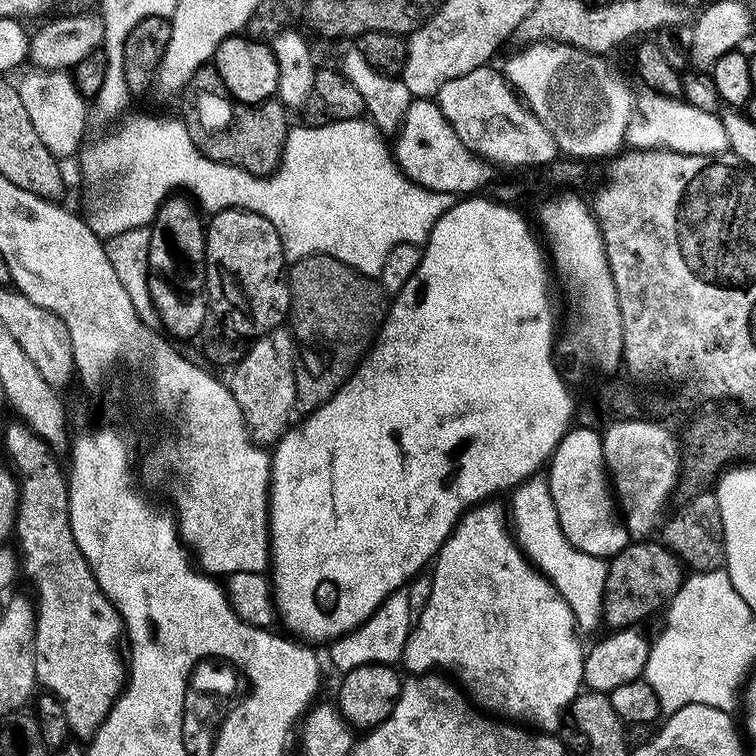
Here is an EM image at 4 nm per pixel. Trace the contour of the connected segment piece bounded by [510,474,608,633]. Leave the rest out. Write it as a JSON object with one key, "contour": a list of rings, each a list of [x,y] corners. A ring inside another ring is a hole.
{"contour":[[[537,474],[522,481],[512,489],[510,499],[510,524],[521,552],[547,576],[558,594],[562,594],[574,614],[577,629],[581,633],[594,631],[602,624],[604,614],[604,587],[608,573],[605,557],[591,556],[570,546],[566,534],[562,534],[558,510],[554,510],[554,498],[550,498],[547,475]]]}

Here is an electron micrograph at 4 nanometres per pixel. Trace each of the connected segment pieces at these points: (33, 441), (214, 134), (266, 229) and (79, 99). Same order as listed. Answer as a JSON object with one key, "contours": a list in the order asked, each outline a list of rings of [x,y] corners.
{"contours":[[[[15,422],[4,432],[4,452],[20,485],[20,501],[16,510],[14,544],[18,549],[19,571],[32,580],[36,612],[33,650],[36,678],[41,689],[58,697],[66,710],[69,733],[77,741],[87,742],[102,726],[112,703],[119,698],[126,683],[126,660],[122,655],[122,621],[116,607],[101,592],[96,575],[86,562],[72,533],[68,513],[68,482],[65,469],[56,461],[53,447],[23,422]]],[[[205,66],[193,74],[179,100],[186,130],[190,130],[190,138],[202,154],[245,168],[255,176],[270,176],[276,171],[290,127],[289,109],[279,99],[265,100],[259,106],[244,104],[226,90],[215,67]]],[[[227,208],[211,213],[204,234],[204,286],[206,299],[213,317],[217,316],[223,327],[234,330],[245,338],[255,338],[281,327],[288,320],[290,290],[286,275],[284,247],[278,238],[278,230],[253,212],[244,208]]],[[[29,71],[18,80],[18,87],[38,138],[42,138],[46,150],[58,158],[70,156],[76,150],[78,152],[84,131],[88,128],[88,108],[84,105],[87,104],[85,96],[76,89],[76,81],[67,71]]]]}

